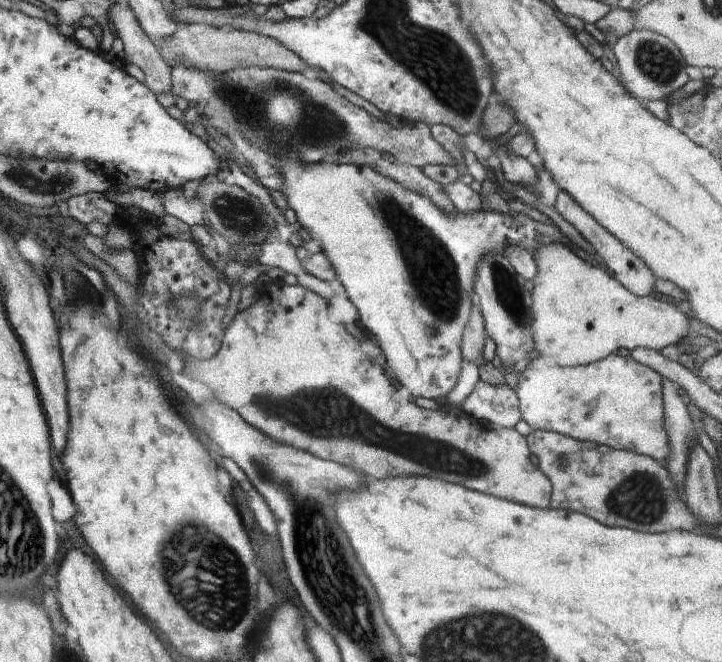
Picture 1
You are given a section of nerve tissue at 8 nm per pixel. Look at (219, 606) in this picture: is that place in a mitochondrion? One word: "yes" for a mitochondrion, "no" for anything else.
yes

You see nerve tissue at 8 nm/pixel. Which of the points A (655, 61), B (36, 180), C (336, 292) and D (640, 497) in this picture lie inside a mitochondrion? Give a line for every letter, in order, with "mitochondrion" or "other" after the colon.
A: mitochondrion
B: mitochondrion
C: other
D: mitochondrion

